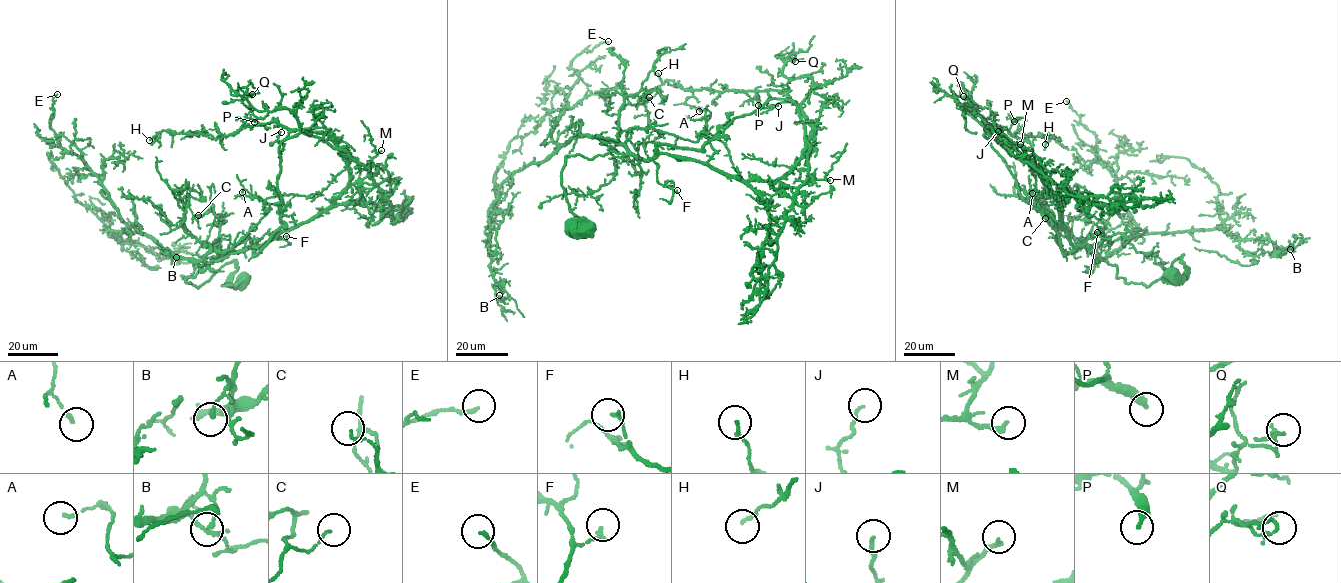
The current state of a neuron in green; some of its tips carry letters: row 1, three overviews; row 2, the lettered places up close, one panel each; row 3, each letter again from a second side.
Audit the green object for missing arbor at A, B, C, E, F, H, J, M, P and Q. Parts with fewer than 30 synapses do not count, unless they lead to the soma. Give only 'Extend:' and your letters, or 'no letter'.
Extend: M

